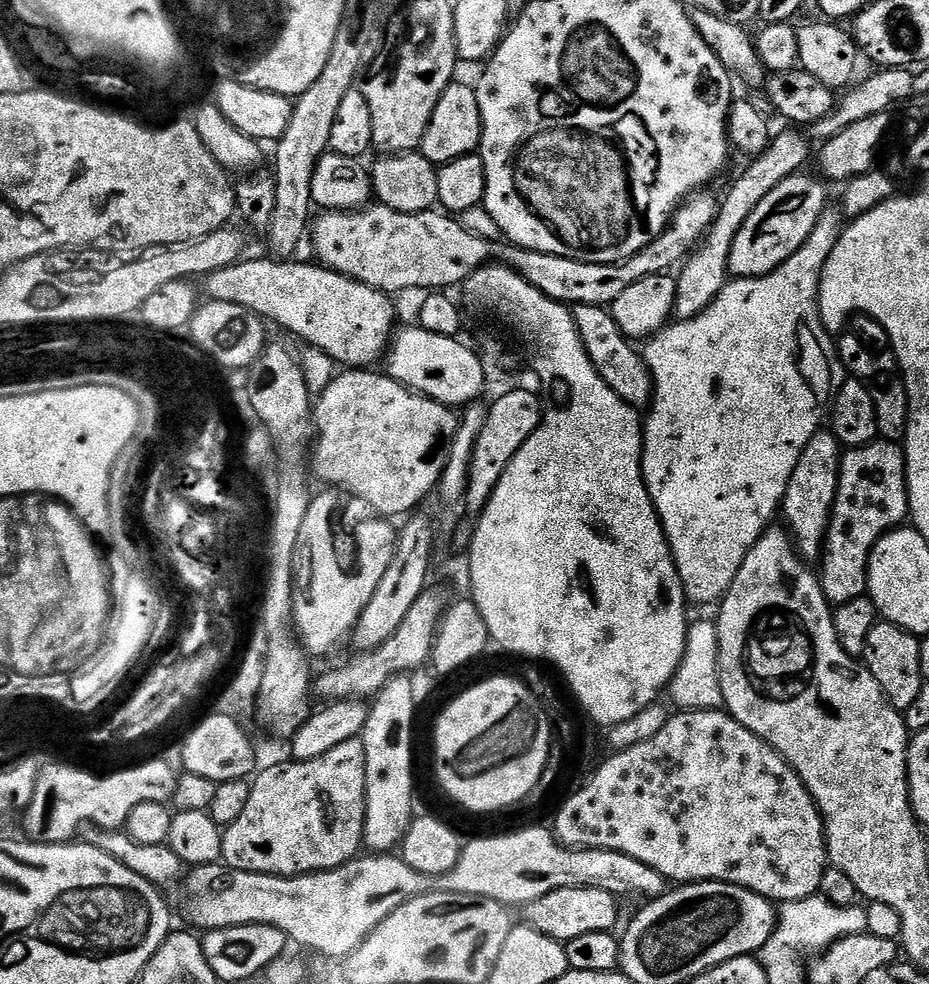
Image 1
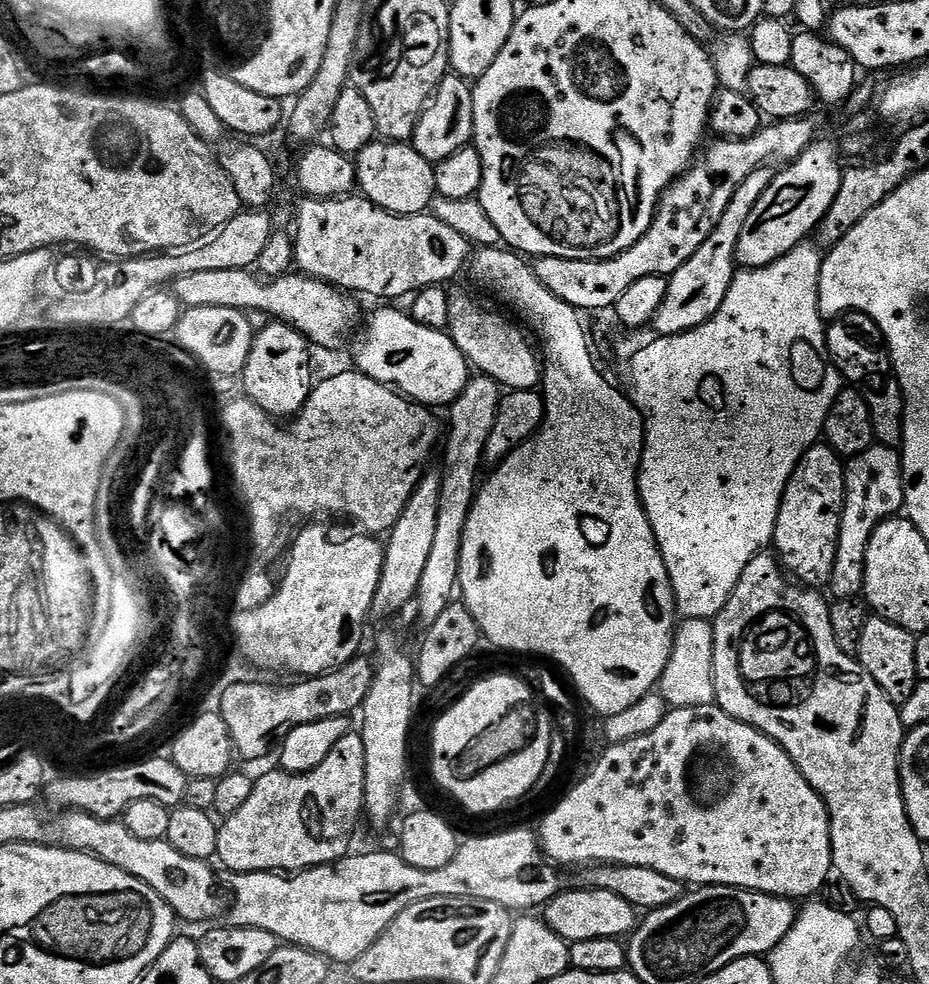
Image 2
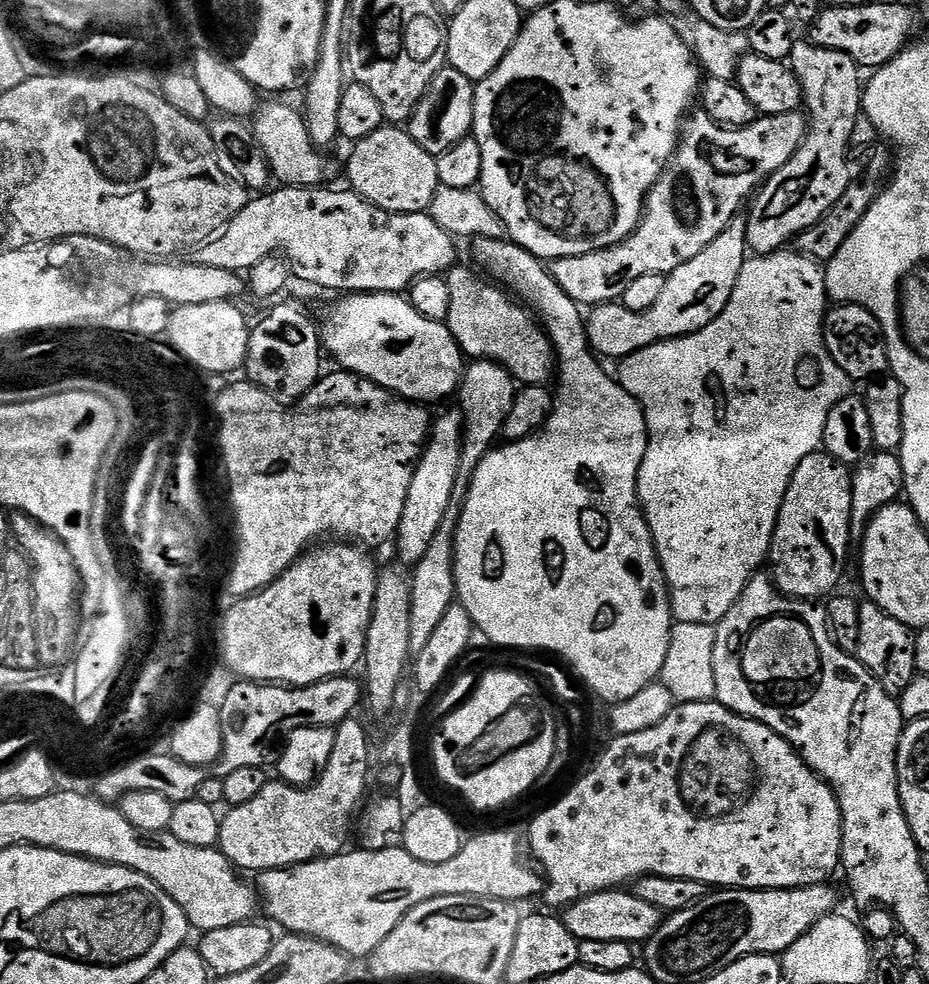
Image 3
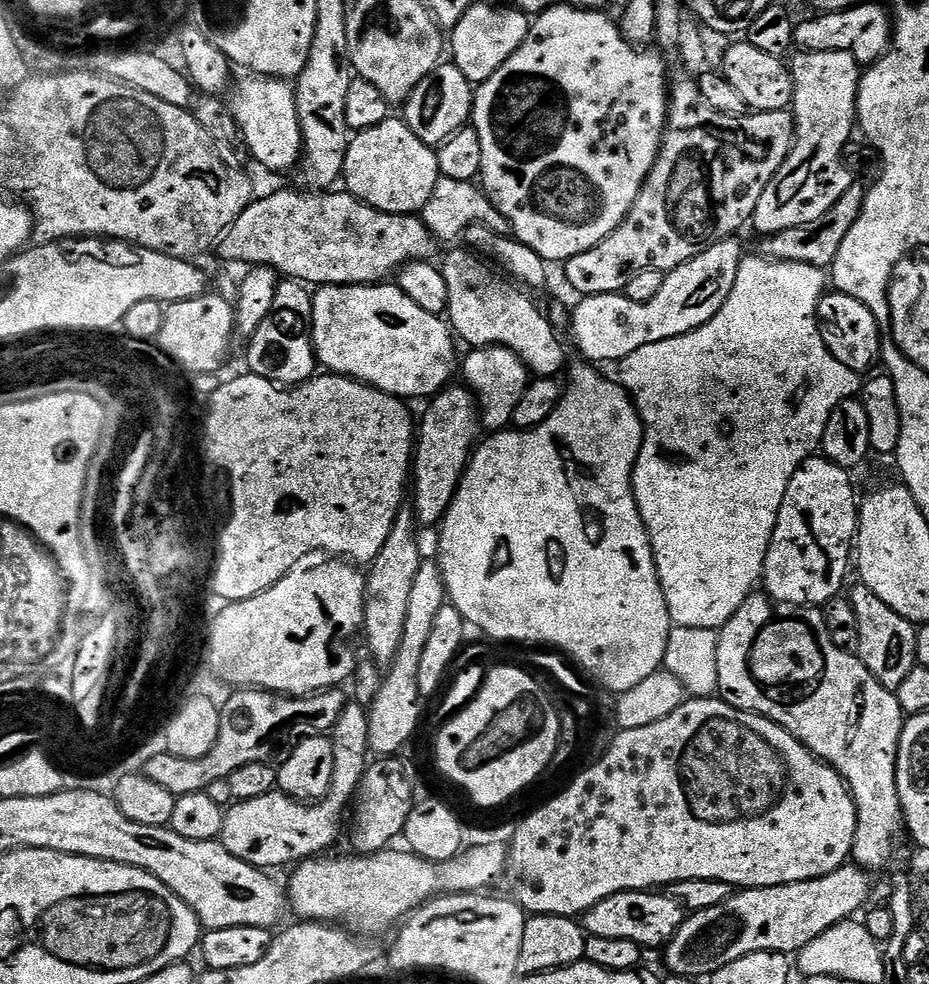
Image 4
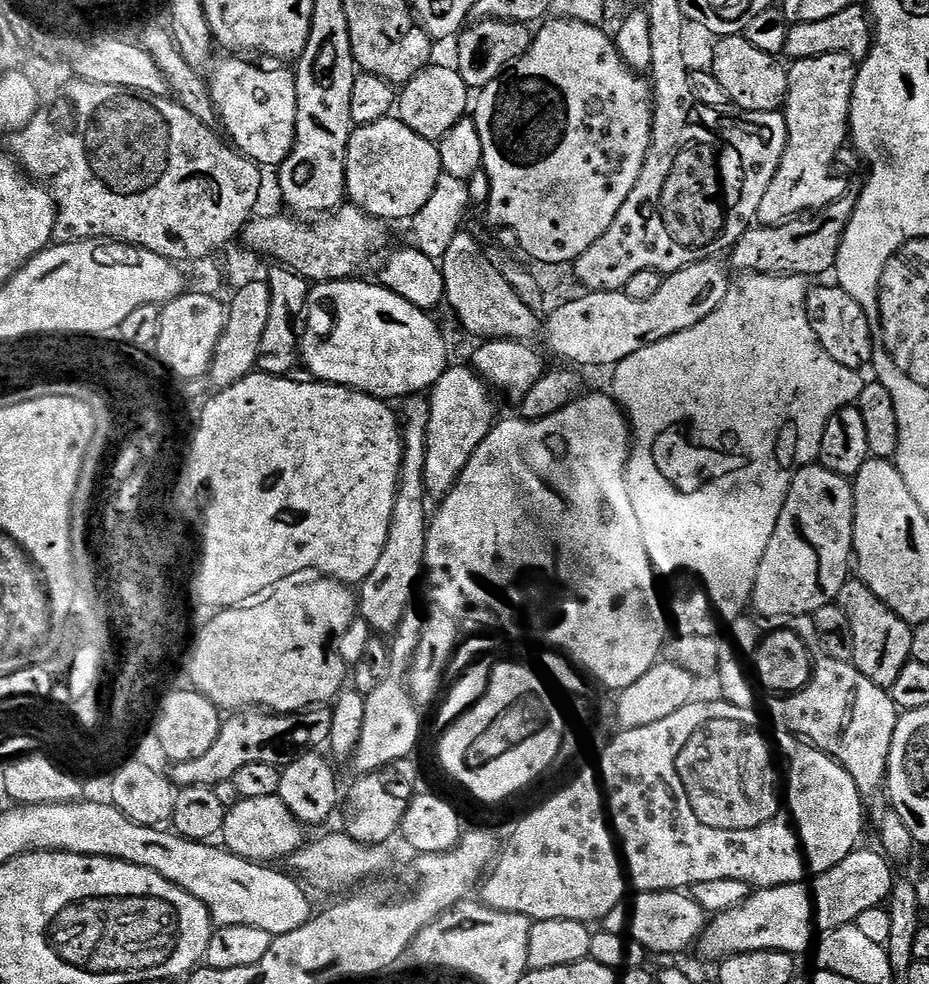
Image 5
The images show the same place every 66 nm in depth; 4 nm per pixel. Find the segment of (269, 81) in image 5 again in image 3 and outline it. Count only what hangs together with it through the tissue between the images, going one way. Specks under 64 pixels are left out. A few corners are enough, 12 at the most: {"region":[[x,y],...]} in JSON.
{"region":[[299,111],[255,113],[256,143],[284,186],[314,188],[336,176]]}

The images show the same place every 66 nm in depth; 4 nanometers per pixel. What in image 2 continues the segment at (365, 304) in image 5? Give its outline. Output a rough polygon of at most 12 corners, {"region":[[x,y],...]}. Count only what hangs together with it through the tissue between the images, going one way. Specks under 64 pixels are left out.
{"region":[[380,306],[355,367],[425,406],[451,406],[470,363],[447,331]]}

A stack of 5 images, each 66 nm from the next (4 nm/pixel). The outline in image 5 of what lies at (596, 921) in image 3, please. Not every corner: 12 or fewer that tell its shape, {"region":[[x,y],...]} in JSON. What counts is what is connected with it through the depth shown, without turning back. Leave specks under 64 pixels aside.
{"region":[[687,891],[637,892],[603,931],[672,956],[710,919]]}

